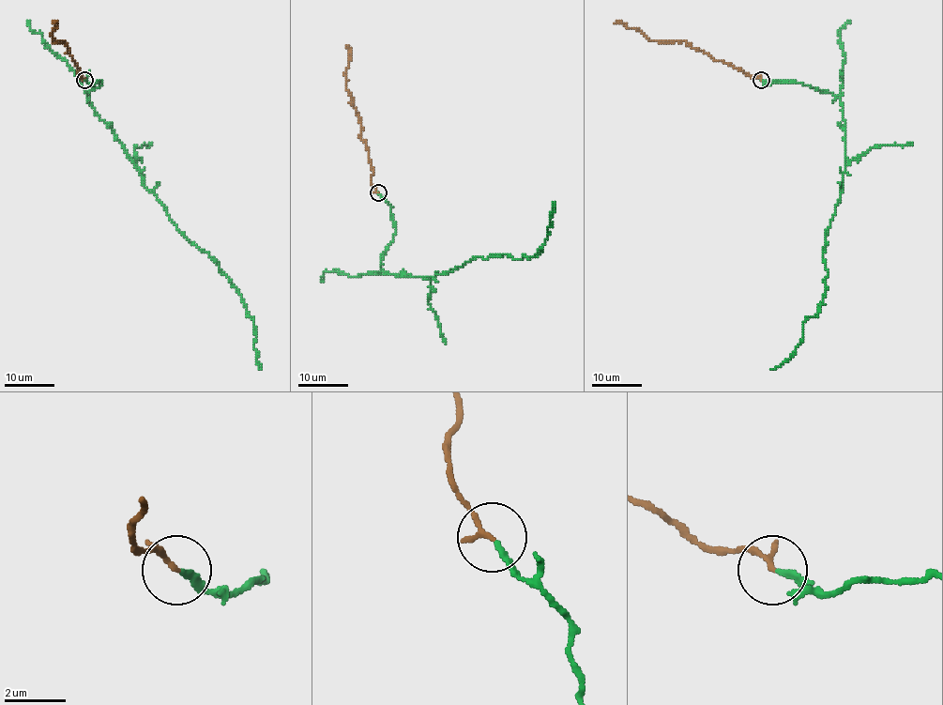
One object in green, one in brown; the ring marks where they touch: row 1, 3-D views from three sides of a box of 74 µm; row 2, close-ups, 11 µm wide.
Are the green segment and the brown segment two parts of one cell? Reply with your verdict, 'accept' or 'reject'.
accept

